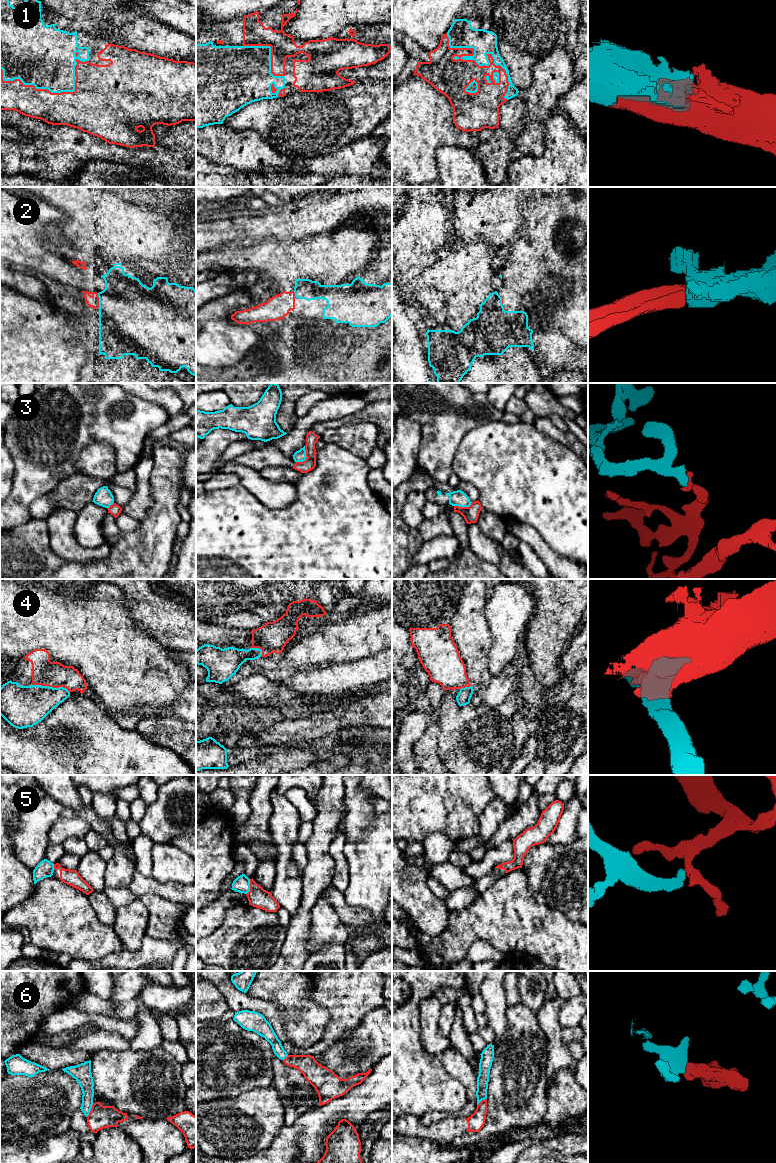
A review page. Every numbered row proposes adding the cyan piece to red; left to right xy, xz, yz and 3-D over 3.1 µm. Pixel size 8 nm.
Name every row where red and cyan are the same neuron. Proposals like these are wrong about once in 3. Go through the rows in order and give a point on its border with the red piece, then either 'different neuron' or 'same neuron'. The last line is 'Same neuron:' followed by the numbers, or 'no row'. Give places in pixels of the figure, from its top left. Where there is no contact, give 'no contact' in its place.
1: meets red in yz at (480, 66); same neuron
2: meets red in xy at (98, 301); same neuron
3: meets red in xz at (306, 456); different neuron
4: meets red in xy at (51, 686); same neuron
5: meets red in xz at (250, 887); same neuron
6: meets red in xy at (91, 1110); different neuron
Same neuron: 1, 2, 4, 5

